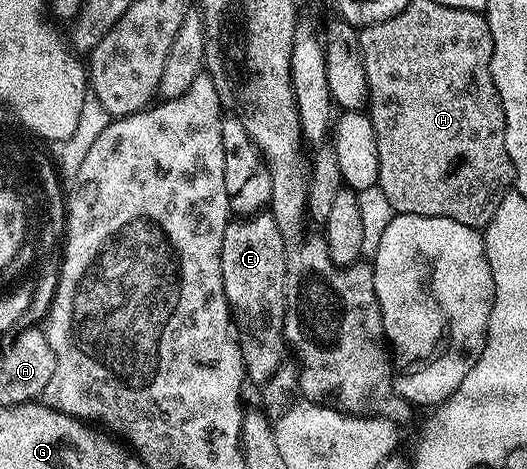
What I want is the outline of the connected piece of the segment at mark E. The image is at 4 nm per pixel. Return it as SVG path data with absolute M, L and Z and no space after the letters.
M259 212L243 220L232 220L224 232L220 264L224 276L224 292L234 319L234 328L238 332L238 347L247 379L251 383L266 384L284 365L285 358L282 357L288 354L286 336L282 333L282 321L286 315L286 241L273 214Z

